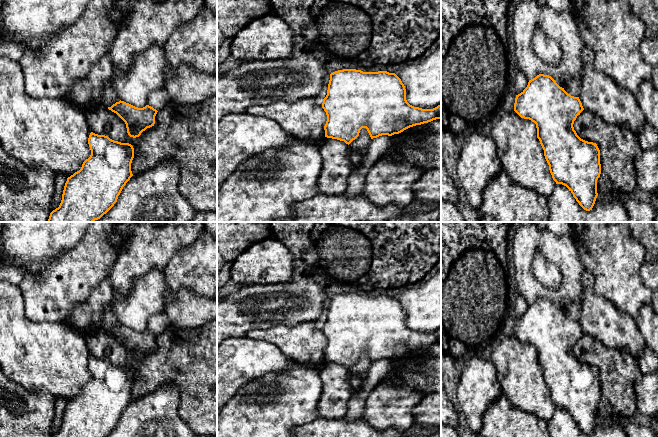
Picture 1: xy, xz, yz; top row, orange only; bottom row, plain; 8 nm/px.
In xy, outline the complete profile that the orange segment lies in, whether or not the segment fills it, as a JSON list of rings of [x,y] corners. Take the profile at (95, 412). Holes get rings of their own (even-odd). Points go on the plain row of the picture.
[[[90,357],[88,368],[91,379],[79,395],[67,402],[62,424],[51,437],[107,437],[117,426],[123,411],[133,400],[131,387],[134,372],[129,367],[114,365],[105,359]]]

